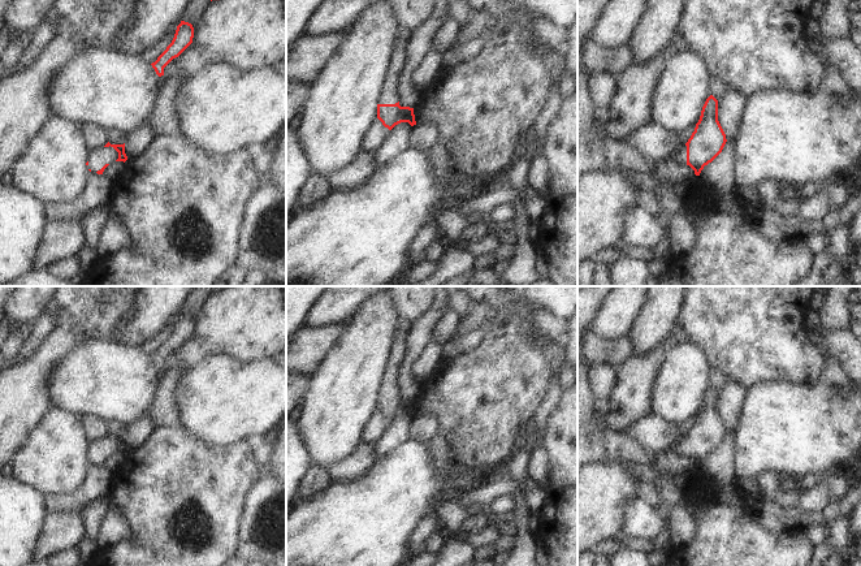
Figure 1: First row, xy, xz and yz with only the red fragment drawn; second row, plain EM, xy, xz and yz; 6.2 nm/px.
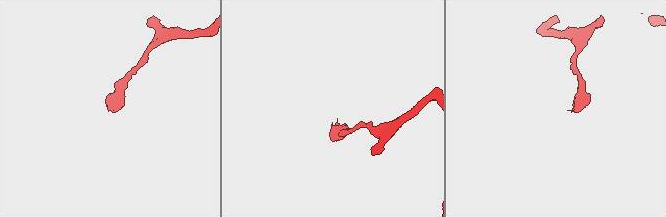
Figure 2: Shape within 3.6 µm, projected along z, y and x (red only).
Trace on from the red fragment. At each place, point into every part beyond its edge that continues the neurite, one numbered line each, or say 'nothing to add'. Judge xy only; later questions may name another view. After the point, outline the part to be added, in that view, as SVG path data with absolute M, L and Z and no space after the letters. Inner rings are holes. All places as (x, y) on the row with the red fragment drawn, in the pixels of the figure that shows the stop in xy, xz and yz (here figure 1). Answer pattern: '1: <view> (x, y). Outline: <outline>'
1: xy (96, 159). Outline: M101 147L99 150L90 151L87 156L87 169L91 174L96 174L105 164L111 164L118 159L118 152L113 147Z

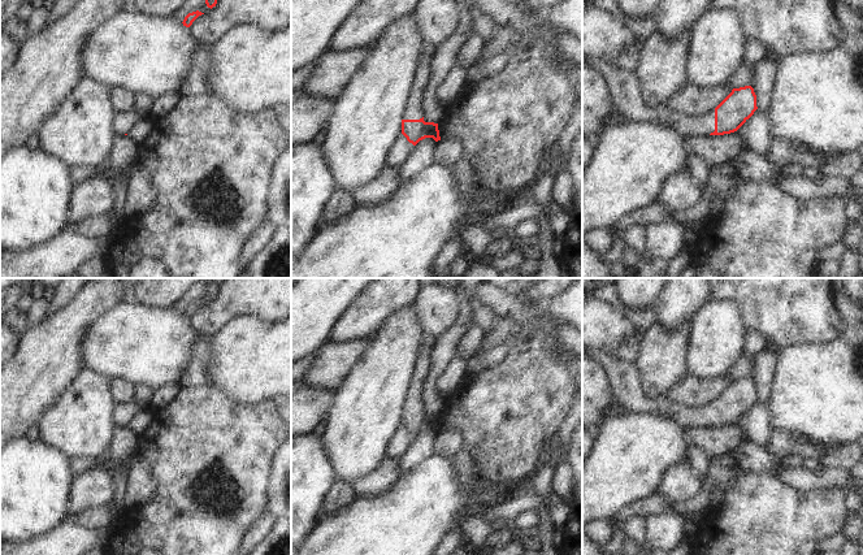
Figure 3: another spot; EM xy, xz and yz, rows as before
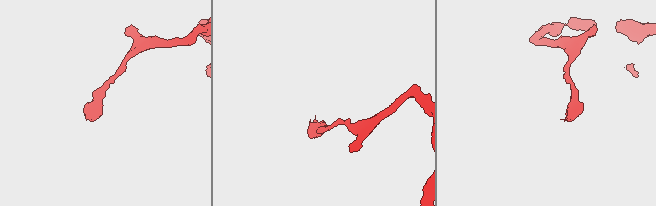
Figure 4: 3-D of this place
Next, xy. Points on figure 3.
nothing to add

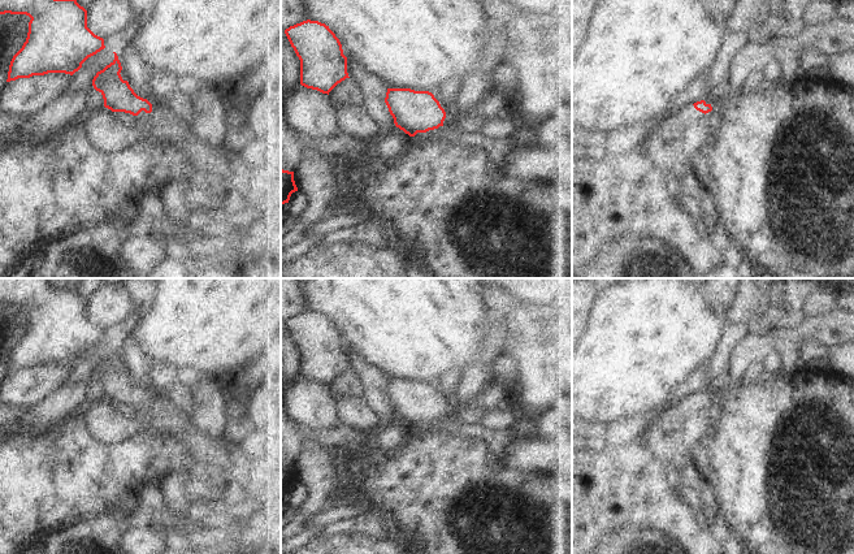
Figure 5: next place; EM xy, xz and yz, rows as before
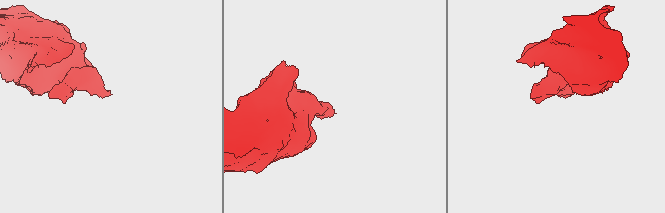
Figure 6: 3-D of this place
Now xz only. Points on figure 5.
1: xz (451, 117). Outline: M441 104L441 107L442 107L442 108L445 109L445 112L446 112L446 118L445 118L445 121L443 121L443 126L450 126L450 125L452 125L452 124L455 124L455 122L459 121L459 120L458 120L458 116L456 116L456 113L455 113L455 108L454 108L452 104L450 104L450 105Z

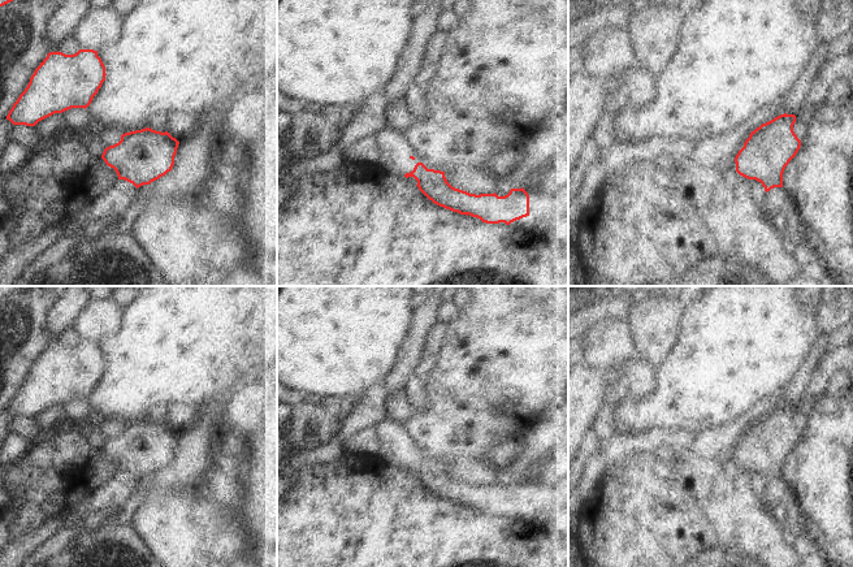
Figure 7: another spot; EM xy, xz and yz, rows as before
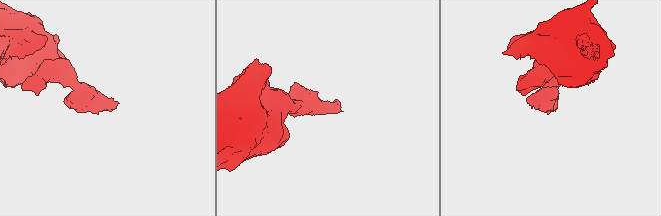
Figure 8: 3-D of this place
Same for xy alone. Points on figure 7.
nothing to add

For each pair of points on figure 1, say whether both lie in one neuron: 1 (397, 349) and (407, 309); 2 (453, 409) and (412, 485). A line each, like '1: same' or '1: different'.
1: different
2: different

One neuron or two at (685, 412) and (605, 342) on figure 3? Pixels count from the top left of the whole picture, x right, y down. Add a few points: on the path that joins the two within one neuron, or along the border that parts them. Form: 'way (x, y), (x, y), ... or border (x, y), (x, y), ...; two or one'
border (595, 347), (603, 352); two

